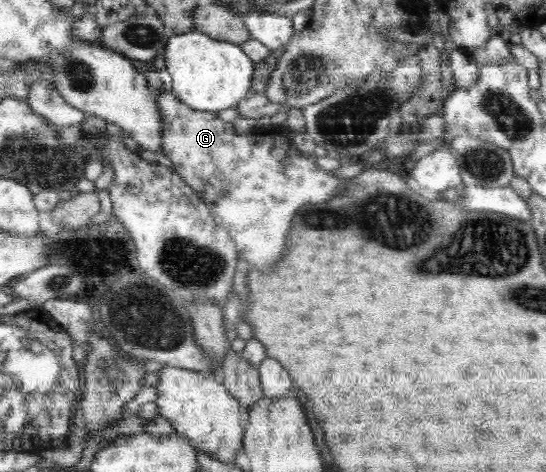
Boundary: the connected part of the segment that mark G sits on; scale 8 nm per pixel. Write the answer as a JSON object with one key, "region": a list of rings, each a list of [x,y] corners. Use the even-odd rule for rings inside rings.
{"region":[[[165,47],[164,52],[160,52],[153,60],[156,62],[156,69],[160,70],[159,76],[163,86],[156,99],[162,121],[160,153],[170,159],[181,179],[196,190],[200,198],[204,198],[212,217],[219,225],[226,227],[231,240],[238,247],[239,254],[246,256],[248,265],[262,273],[271,271],[286,250],[284,238],[299,208],[332,198],[342,188],[342,180],[328,176],[326,170],[318,168],[312,160],[306,160],[302,152],[294,148],[292,142],[286,142],[278,134],[264,134],[254,128],[254,134],[250,136],[237,135],[232,122],[222,121],[216,112],[199,111],[178,101],[172,93],[171,76],[165,64]]]}

